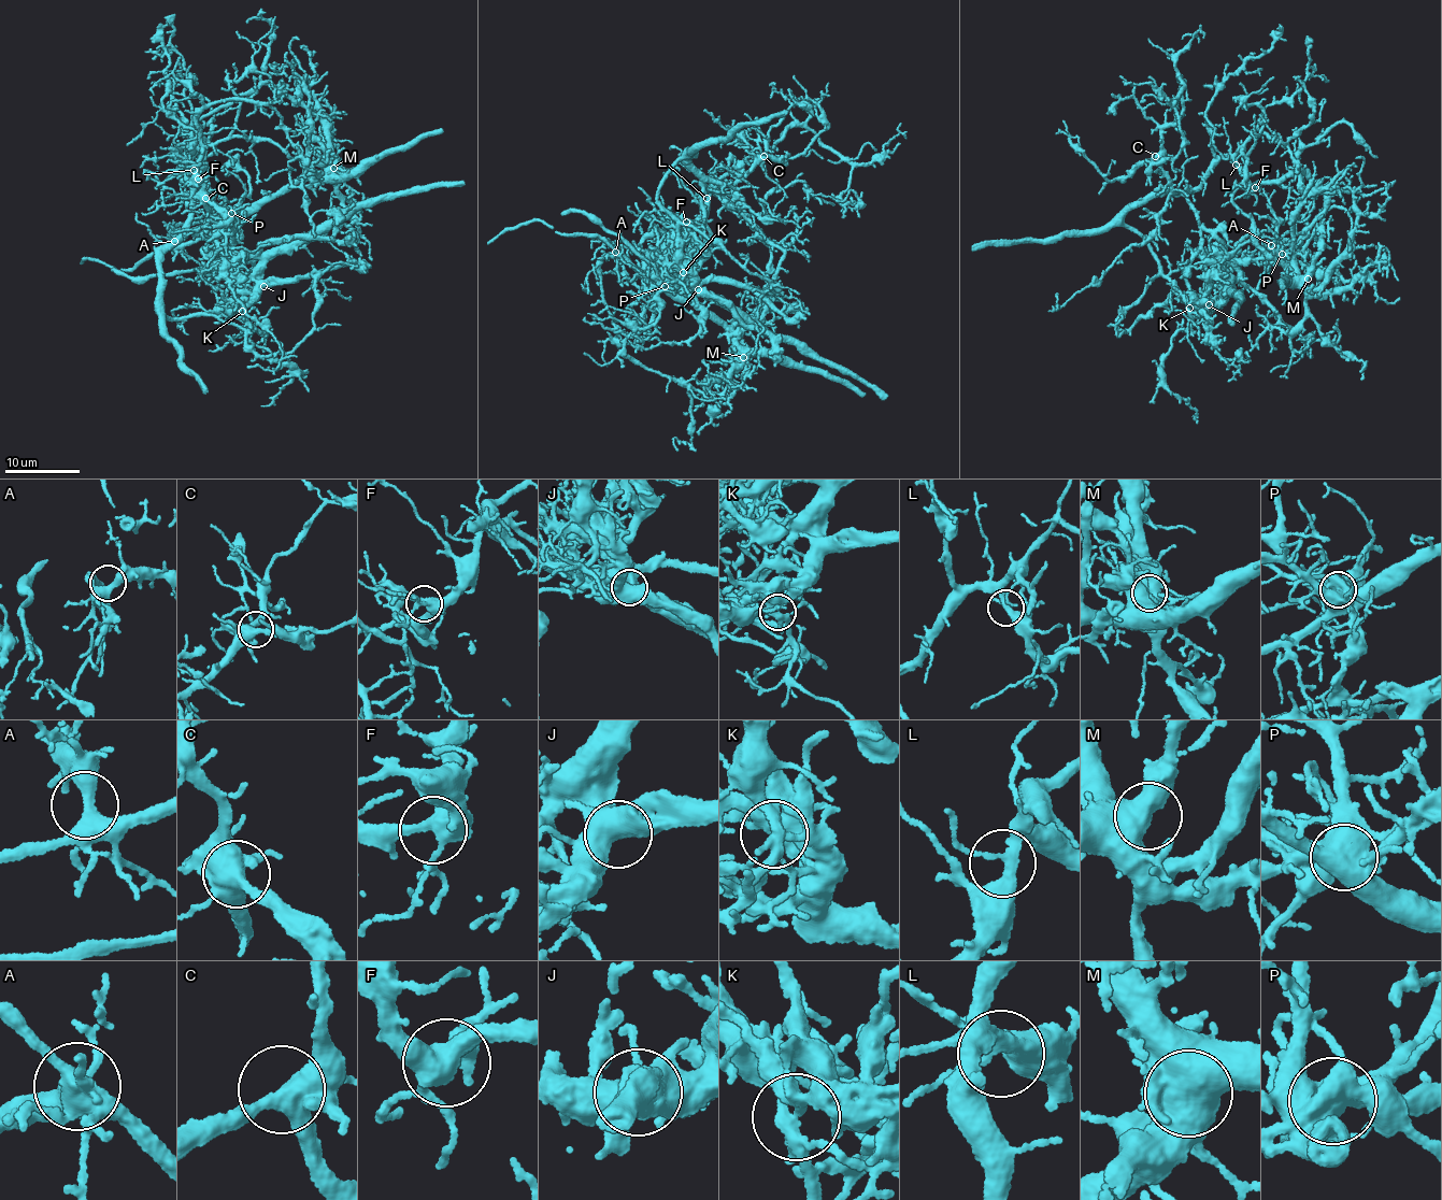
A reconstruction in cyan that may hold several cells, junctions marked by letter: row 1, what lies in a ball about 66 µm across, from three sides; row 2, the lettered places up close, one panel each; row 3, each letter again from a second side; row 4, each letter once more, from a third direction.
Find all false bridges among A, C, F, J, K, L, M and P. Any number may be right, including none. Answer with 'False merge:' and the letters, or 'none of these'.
False merge: K, P

